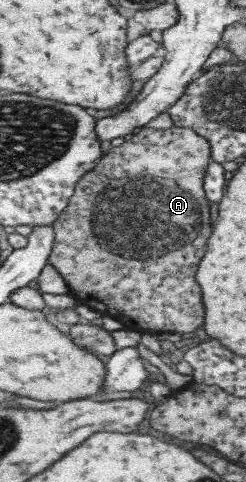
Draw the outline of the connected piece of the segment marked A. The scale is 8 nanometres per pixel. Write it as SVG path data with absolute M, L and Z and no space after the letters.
M173 124L167 130L153 130L143 127L136 135L133 134L130 140L125 141L121 146L112 147L103 157L102 161L89 173L79 180L70 205L64 212L54 229L56 239L54 251L51 254L49 263L54 265L59 274L65 279L70 287L71 293L80 303L86 304L89 308L99 313L110 315L119 320L125 327L133 330L140 330L148 333L159 333L164 331L191 333L205 325L205 307L203 307L202 285L198 281L199 261L203 259L207 251L207 241L211 237L211 202L208 200L206 189L206 173L208 165L212 162L213 146L210 141L188 127L177 127Z

